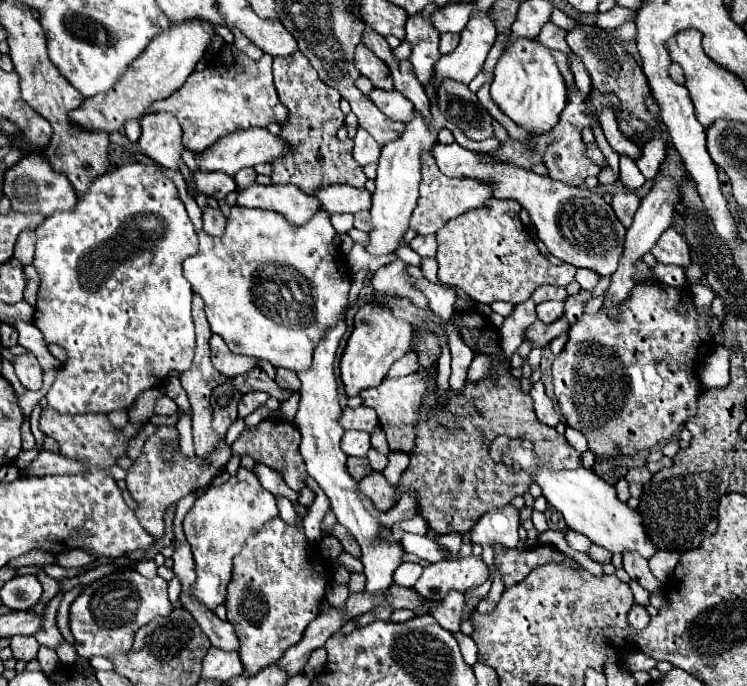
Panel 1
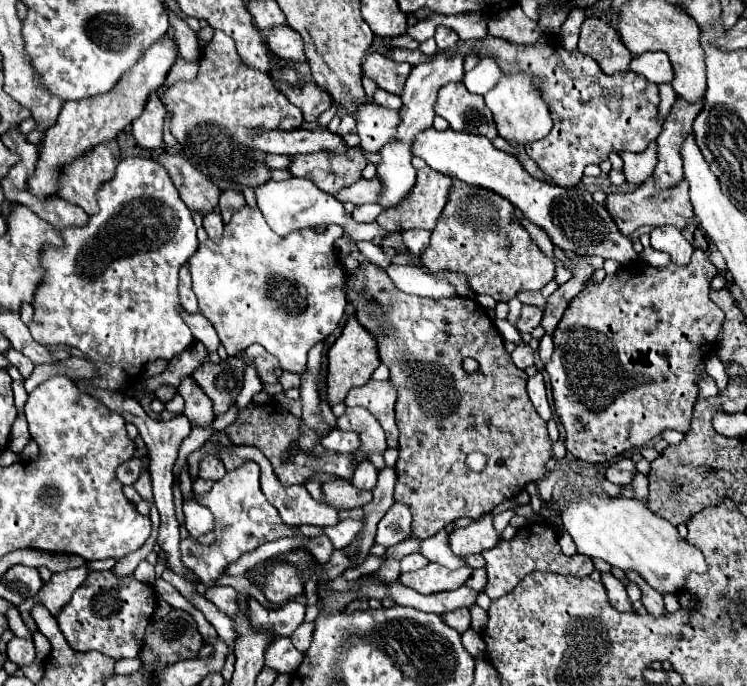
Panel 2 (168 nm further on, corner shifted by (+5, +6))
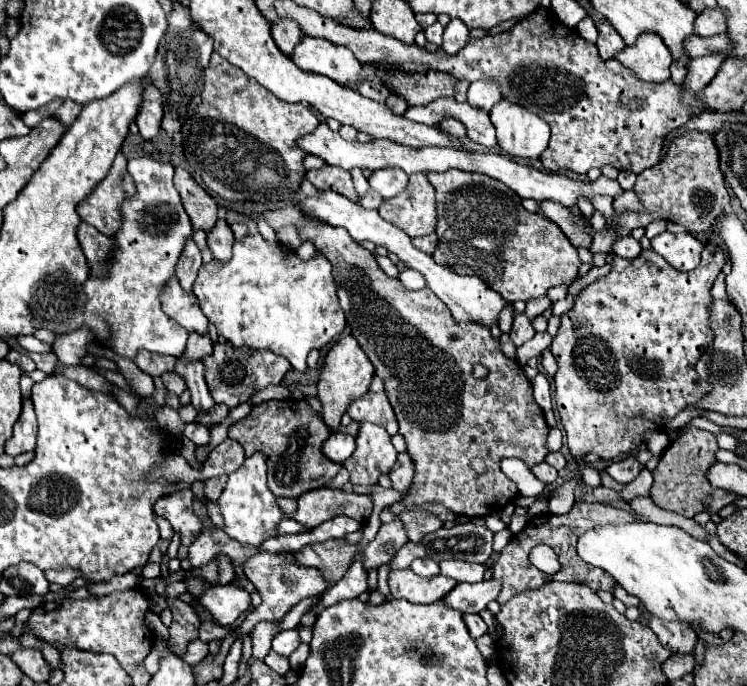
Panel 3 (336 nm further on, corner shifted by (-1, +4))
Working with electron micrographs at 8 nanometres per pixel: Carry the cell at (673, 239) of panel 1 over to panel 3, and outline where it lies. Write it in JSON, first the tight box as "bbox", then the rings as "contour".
{"bbox":[652,233,704,271],"contour":[[[660,233],[652,241],[652,249],[662,255],[678,271],[692,271],[700,263],[700,253],[704,245],[690,233]]]}

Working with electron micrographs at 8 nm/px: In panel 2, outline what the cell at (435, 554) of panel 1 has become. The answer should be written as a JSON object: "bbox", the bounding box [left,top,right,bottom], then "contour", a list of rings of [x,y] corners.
{"bbox":[420,529,466,569],"contour":[[[442,529],[440,533],[436,533],[434,537],[428,537],[422,541],[422,547],[420,547],[420,553],[424,557],[428,557],[428,561],[432,563],[442,563],[446,565],[448,569],[458,569],[458,567],[464,567],[466,561],[456,557],[452,553],[452,549],[448,547],[448,541],[446,541],[446,531]]]}

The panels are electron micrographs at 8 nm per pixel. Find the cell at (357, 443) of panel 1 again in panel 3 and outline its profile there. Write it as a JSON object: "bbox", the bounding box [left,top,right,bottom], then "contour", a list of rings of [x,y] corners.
{"bbox":[322,433,356,463],"contour":[[[332,433],[322,445],[322,451],[326,453],[326,457],[338,463],[344,463],[354,453],[354,449],[356,449],[356,439],[344,433]]]}

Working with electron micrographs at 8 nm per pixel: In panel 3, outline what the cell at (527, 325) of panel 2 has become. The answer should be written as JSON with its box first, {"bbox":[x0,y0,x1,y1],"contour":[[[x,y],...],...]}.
{"bbox":[510,313,536,347],"contour":[[[516,313],[514,315],[514,325],[512,325],[512,331],[510,331],[512,341],[520,347],[522,343],[532,339],[534,335],[536,335],[536,331],[532,327],[532,319],[528,319],[524,313]]]}

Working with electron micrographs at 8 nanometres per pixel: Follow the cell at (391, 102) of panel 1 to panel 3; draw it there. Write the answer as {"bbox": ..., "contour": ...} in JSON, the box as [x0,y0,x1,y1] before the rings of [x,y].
{"bbox":[386,95,408,115],"contour":[[[390,95],[386,99],[386,107],[390,107],[390,111],[394,111],[396,115],[404,115],[408,109],[408,103],[406,103],[406,99],[402,99],[398,95]]]}

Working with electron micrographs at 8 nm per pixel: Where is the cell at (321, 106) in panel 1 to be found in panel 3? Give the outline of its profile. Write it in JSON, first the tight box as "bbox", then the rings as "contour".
{"bbox":[306,165,356,201],"contour":[[[324,165],[322,169],[306,171],[306,179],[322,191],[336,191],[350,201],[356,201],[356,191],[352,185],[352,175],[346,169],[338,169],[334,165]]]}

